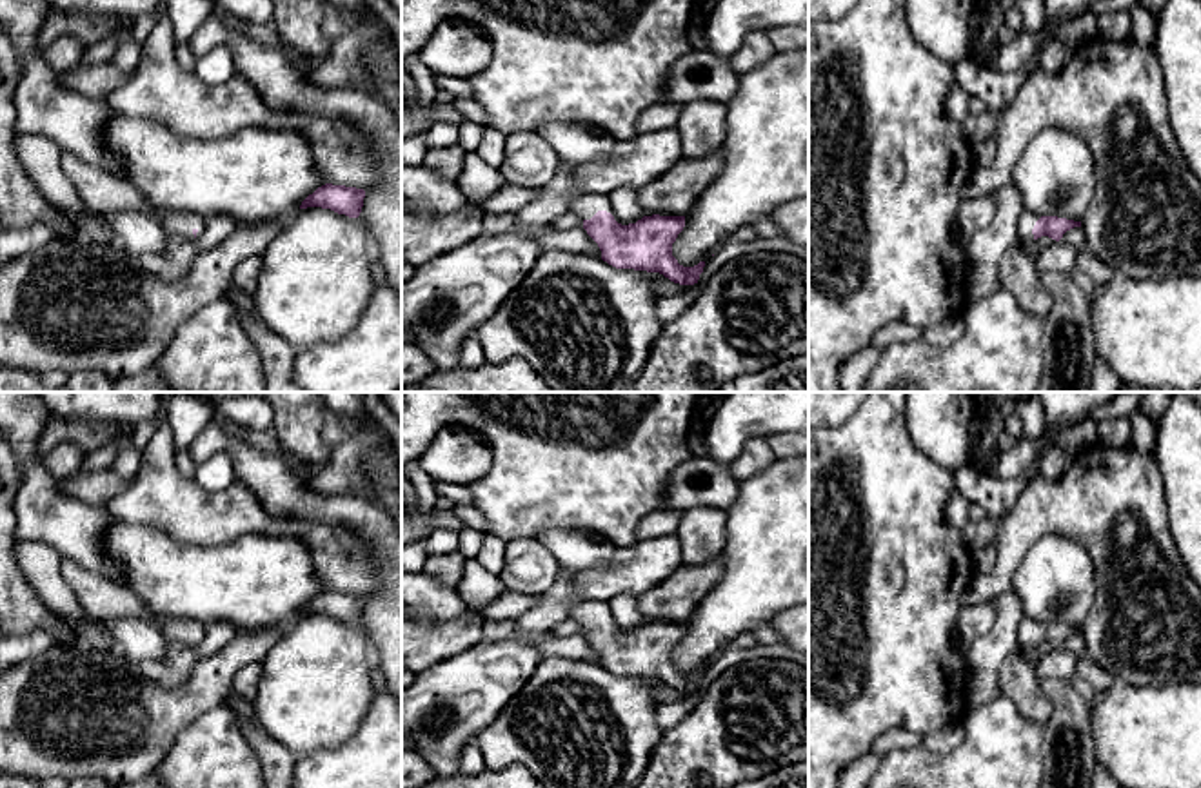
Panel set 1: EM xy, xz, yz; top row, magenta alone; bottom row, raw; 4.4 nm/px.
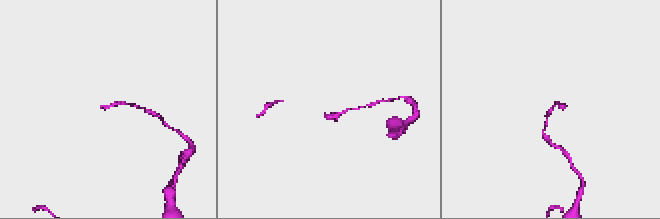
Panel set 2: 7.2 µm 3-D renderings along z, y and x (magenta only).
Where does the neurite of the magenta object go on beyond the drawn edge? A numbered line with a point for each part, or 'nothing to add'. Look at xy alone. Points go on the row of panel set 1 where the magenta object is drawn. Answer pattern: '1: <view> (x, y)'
1: xy (177, 222)

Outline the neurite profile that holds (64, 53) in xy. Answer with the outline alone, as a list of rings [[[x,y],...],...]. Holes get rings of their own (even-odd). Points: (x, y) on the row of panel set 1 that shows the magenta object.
[[[62,34],[44,49],[42,58],[55,73],[64,74],[78,65],[85,45],[74,34]]]

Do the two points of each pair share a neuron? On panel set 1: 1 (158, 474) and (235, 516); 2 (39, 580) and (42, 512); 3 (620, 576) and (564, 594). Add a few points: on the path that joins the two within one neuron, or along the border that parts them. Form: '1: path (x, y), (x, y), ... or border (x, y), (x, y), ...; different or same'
1: path (177, 492), (200, 516), (217, 516); same
2: border (19, 540), (40, 540), (62, 556); different
3: border (575, 571), (575, 585), (584, 598); different

